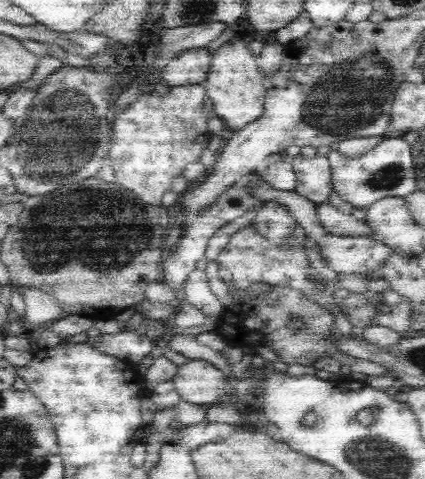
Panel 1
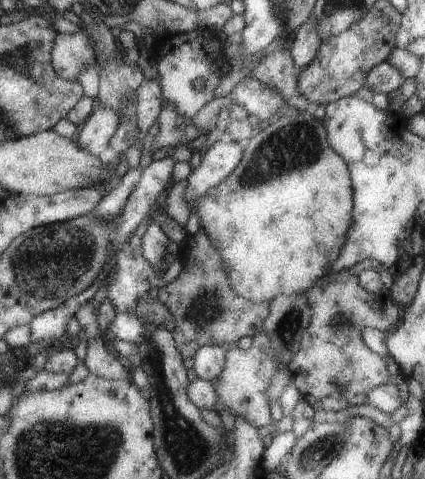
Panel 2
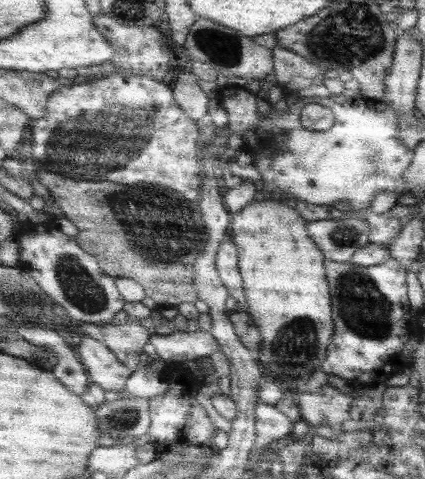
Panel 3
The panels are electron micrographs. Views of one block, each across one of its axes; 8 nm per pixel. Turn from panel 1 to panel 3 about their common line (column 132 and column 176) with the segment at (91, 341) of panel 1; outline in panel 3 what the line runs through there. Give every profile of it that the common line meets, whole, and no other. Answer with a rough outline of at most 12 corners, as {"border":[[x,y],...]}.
{"border":[[211,332],[151,336],[159,358],[183,364],[223,352]]}

